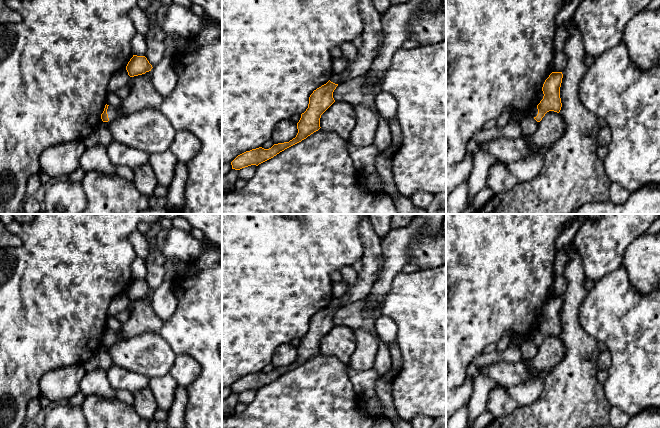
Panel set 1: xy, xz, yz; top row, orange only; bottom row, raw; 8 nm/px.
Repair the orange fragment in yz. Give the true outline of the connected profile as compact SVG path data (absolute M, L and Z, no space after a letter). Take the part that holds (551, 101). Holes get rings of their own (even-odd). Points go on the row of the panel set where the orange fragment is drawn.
M552 72L545 80L542 87L543 99L534 107L531 113L531 117L537 122L540 122L549 111L560 112L562 107L560 98L562 78L562 72Z

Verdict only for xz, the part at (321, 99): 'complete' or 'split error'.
split error

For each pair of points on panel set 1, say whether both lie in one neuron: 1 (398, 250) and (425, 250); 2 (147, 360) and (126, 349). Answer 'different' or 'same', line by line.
1: different
2: same

